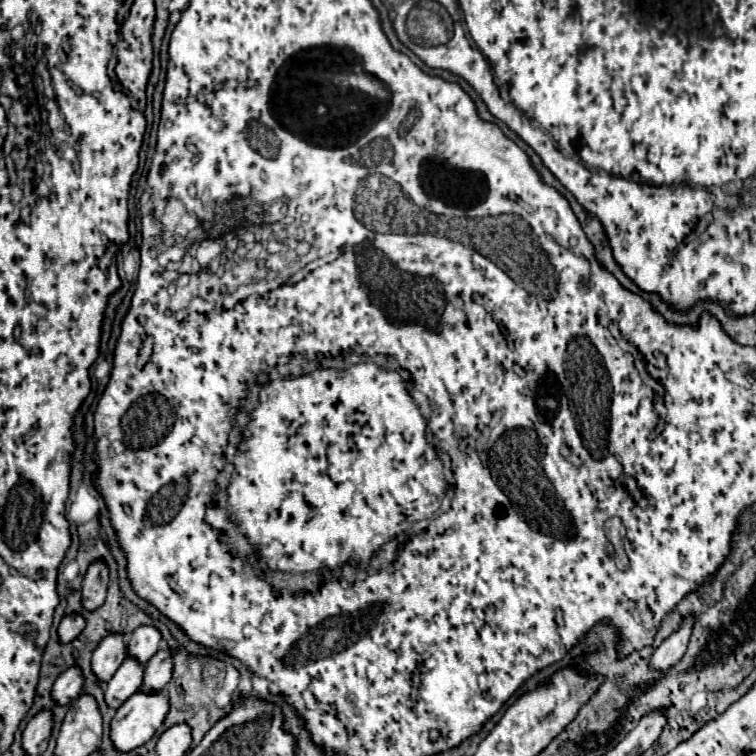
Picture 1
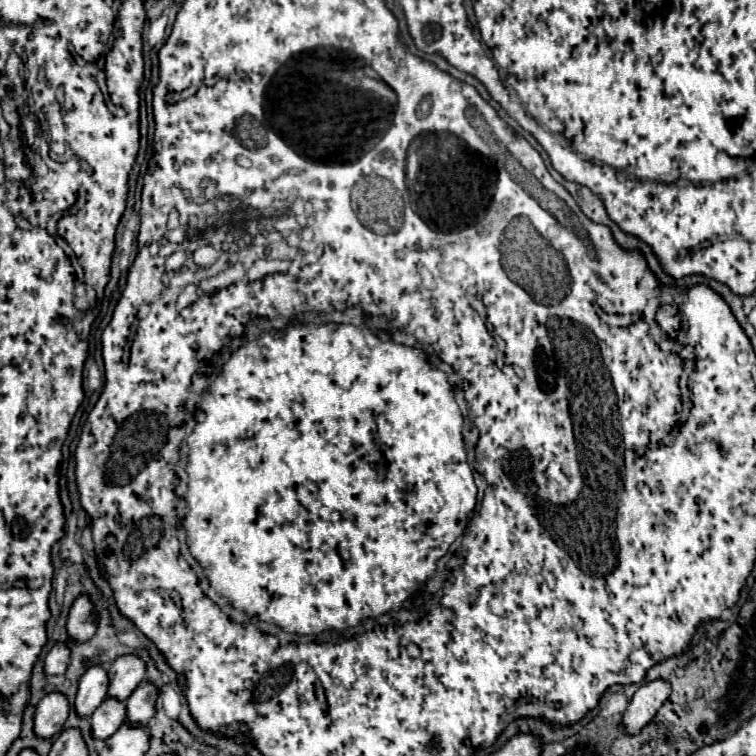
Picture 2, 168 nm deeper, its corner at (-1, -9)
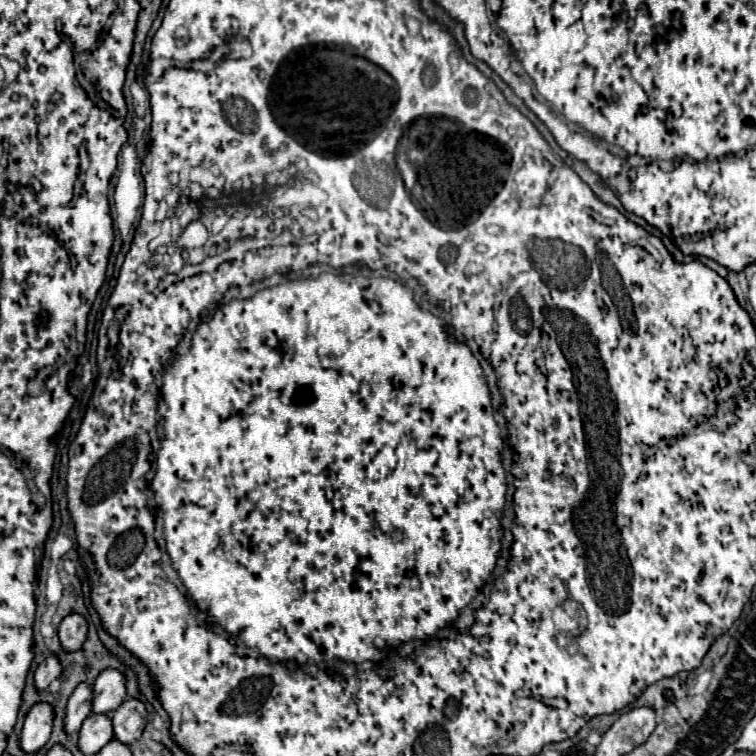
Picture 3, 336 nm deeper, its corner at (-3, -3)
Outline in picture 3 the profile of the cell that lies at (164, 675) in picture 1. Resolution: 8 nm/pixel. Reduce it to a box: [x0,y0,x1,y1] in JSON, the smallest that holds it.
[113,698,147,744]

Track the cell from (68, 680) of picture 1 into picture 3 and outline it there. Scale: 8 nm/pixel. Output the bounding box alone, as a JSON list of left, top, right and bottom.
[21,702,53,752]

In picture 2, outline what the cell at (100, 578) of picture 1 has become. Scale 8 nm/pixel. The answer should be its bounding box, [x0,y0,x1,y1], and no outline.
[67,596,95,642]

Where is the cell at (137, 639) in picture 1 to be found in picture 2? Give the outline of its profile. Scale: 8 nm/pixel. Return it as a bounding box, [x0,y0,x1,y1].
[107,656,145,702]

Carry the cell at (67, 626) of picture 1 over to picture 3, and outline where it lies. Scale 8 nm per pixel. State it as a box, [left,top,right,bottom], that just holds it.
[35,654,63,690]

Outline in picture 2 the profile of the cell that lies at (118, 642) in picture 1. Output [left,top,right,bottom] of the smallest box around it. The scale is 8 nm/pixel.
[75,666,107,718]

